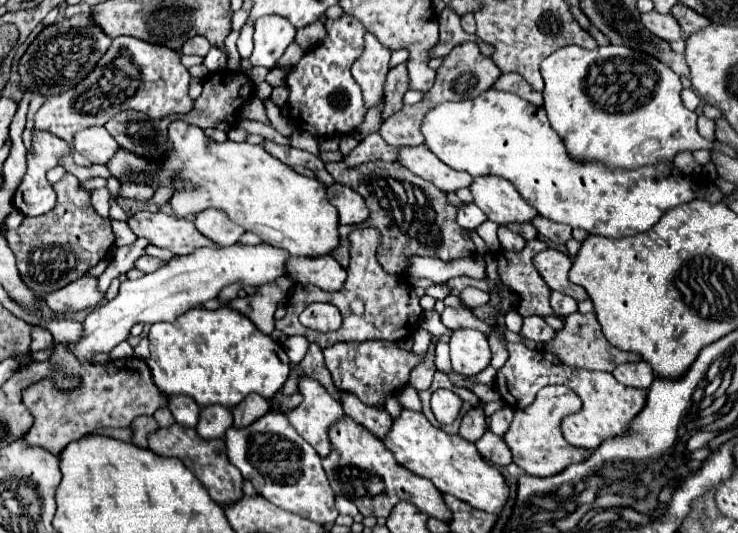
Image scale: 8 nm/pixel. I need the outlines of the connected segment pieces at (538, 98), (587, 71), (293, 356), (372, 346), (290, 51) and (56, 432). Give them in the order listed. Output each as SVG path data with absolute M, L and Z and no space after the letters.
M504 73L496 83L494 83L494 89L498 91L508 91L508 93L514 93L518 97L524 97L526 101L534 103L536 107L542 105L542 93L534 91L528 81L524 81L520 75L516 73Z
M568 45L546 57L540 71L544 79L544 109L552 129L560 133L572 157L600 159L608 167L636 169L674 159L678 151L710 149L710 143L696 131L696 113L682 105L680 77L650 55L616 45L598 47L594 51Z
M300 335L288 337L288 339L284 341L284 349L286 349L286 355L288 355L290 367L292 367L292 365L300 365L300 361L302 361L304 355L306 355L308 345L310 345L310 343L306 341L306 337L300 337Z
M364 341L364 343L336 343L324 349L324 365L340 391L354 393L362 403L384 407L388 395L400 393L410 379L410 371L423 359L412 352L400 349L392 341Z
M292 43L288 49L286 49L286 53L284 53L284 67L294 67L300 59L302 59L302 55L304 55L304 51L300 49L300 45L298 43Z
M58 345L50 363L70 375L82 375L82 385L72 391L72 395L64 395L64 391L56 391L56 387L46 379L44 383L36 383L24 391L24 405L36 417L32 431L24 437L28 447L42 447L58 457L68 443L78 441L86 433L100 427L128 427L136 417L154 415L156 409L166 407L166 395L162 395L152 383L148 365L142 359L130 357L104 365L88 363L84 367L76 367L76 371L72 371L72 363L64 363L64 359L68 359L68 355L64 355L64 345Z

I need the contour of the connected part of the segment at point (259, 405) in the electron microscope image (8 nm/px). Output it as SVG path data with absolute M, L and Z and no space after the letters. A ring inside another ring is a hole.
M252 393L240 405L232 407L234 425L236 427L248 427L252 421L256 421L258 417L262 417L268 411L270 411L270 401L266 401L264 397Z

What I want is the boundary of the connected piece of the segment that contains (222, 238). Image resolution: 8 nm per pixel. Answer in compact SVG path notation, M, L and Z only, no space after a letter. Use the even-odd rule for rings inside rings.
M206 209L200 215L196 215L194 219L198 231L202 235L206 235L208 239L212 239L218 245L234 245L240 241L244 229L240 225L236 225L234 221L228 219L228 215L220 209Z

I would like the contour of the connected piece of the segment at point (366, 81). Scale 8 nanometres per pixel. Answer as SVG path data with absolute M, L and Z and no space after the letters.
M366 33L366 47L352 65L352 77L362 87L366 109L376 107L384 99L384 81L388 73L390 51L384 51L372 33Z

